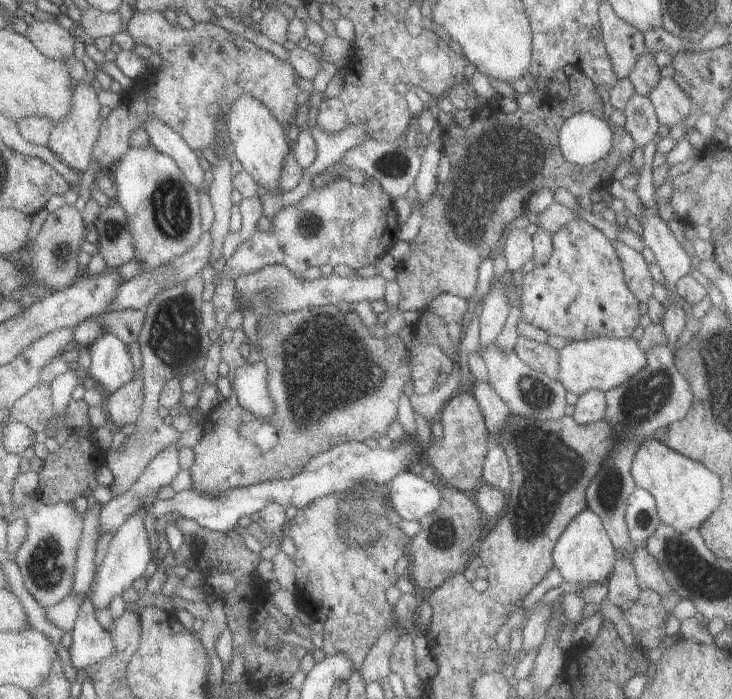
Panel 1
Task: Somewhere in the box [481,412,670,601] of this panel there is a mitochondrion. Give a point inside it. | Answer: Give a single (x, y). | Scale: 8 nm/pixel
(548, 452)

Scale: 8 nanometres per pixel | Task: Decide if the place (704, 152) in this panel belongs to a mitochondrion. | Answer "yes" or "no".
no

